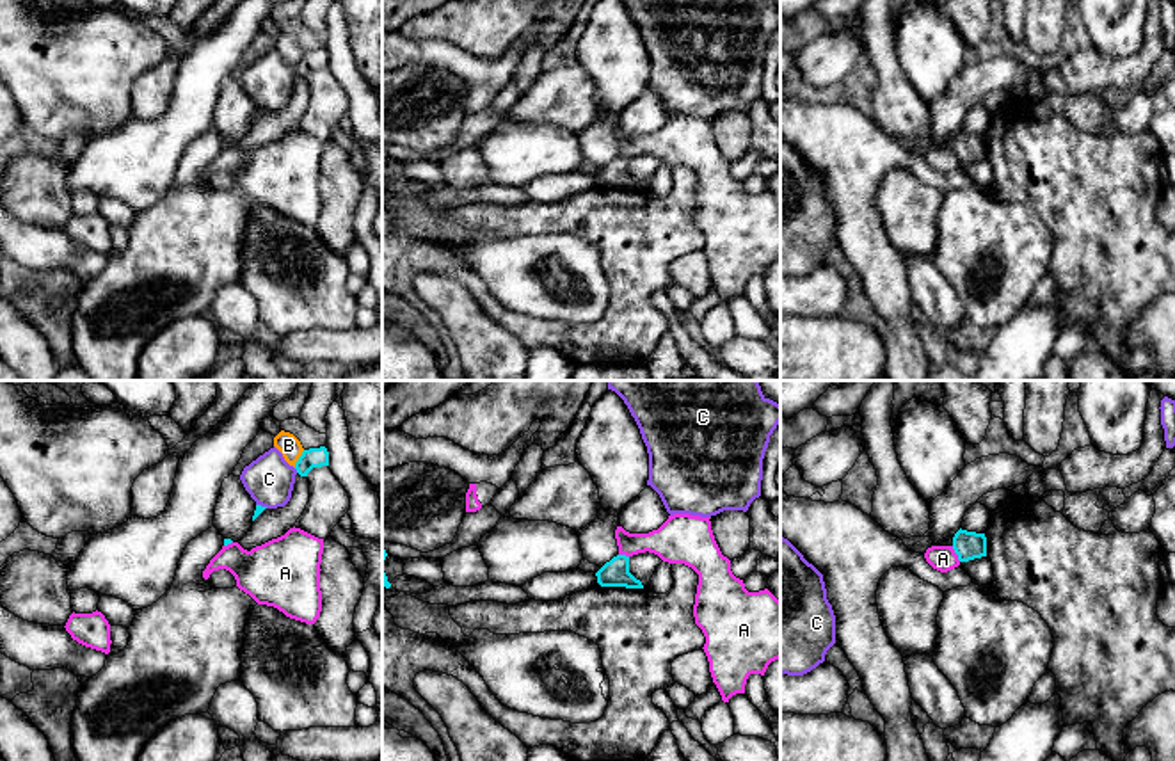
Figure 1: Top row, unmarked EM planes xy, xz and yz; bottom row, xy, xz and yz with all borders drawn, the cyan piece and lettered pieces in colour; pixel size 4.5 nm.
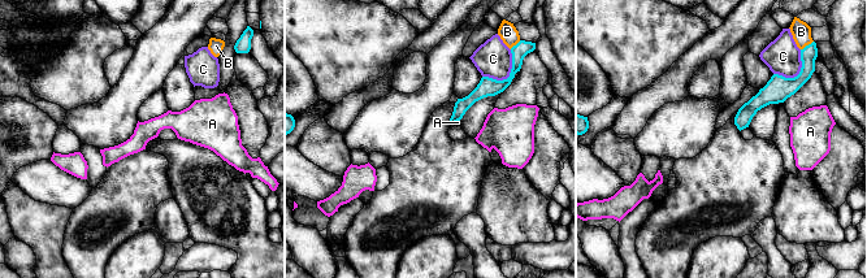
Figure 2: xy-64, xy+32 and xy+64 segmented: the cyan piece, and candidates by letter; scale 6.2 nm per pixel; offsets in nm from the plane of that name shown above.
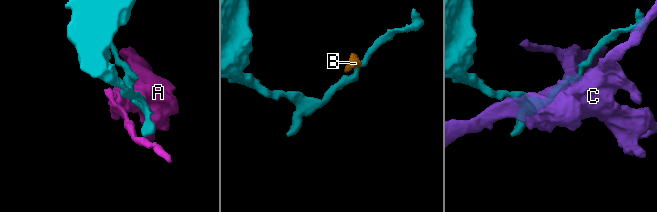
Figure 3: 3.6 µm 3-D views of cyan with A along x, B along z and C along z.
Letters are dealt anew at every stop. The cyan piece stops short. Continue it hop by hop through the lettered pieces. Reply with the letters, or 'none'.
none

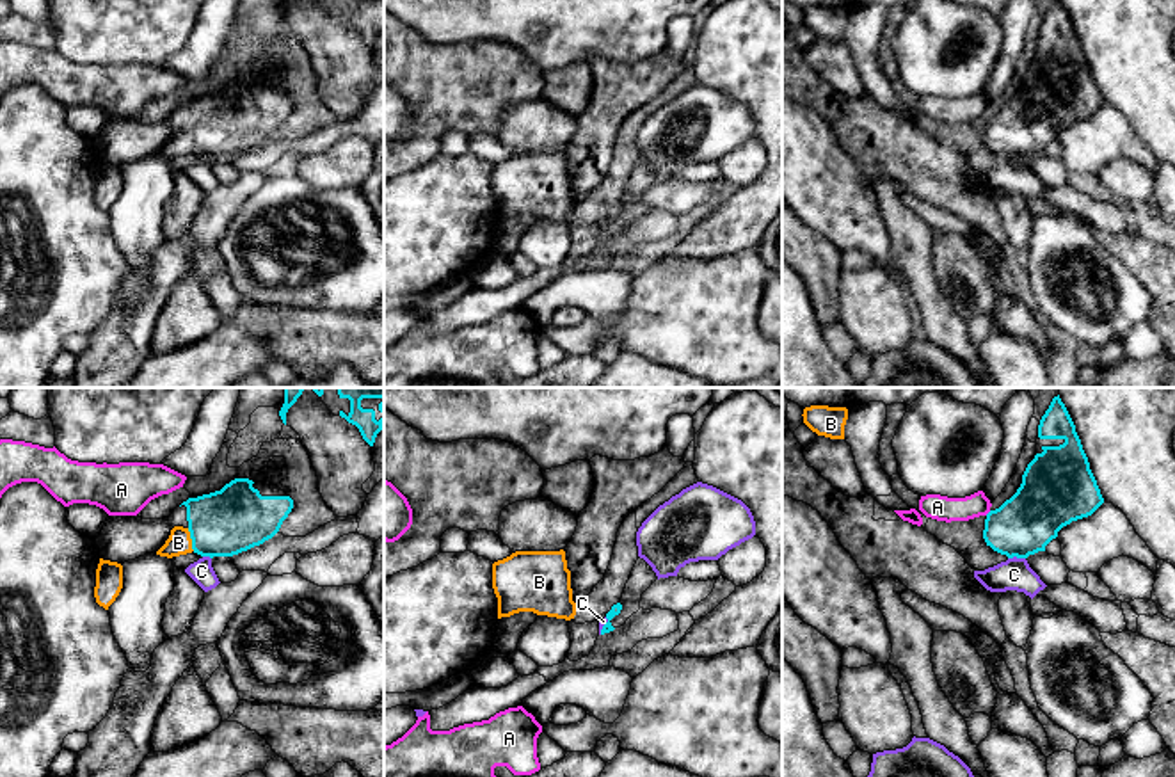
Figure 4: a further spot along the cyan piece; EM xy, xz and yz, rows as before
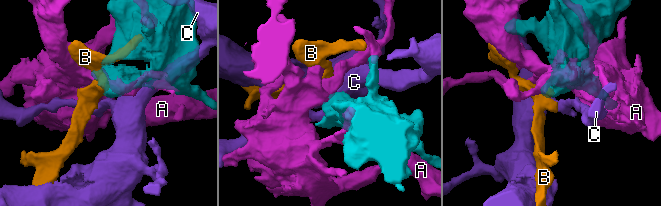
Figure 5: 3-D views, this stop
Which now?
B

